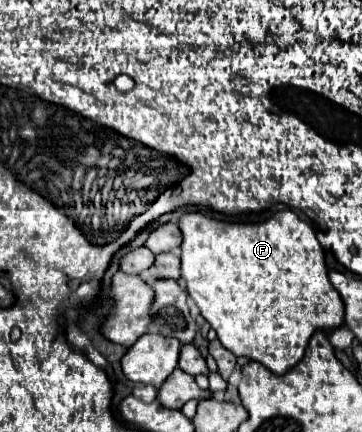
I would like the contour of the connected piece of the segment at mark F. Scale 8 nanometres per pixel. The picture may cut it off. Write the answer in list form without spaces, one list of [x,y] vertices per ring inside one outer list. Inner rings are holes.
[[[293,210],[275,212],[259,224],[213,220],[201,212],[191,212],[179,220],[179,228],[183,232],[181,278],[187,282],[187,292],[199,306],[201,316],[215,328],[221,344],[235,356],[253,358],[273,374],[285,374],[303,358],[315,332],[331,332],[343,326],[345,306],[329,282],[325,254],[315,228],[303,222]]]

